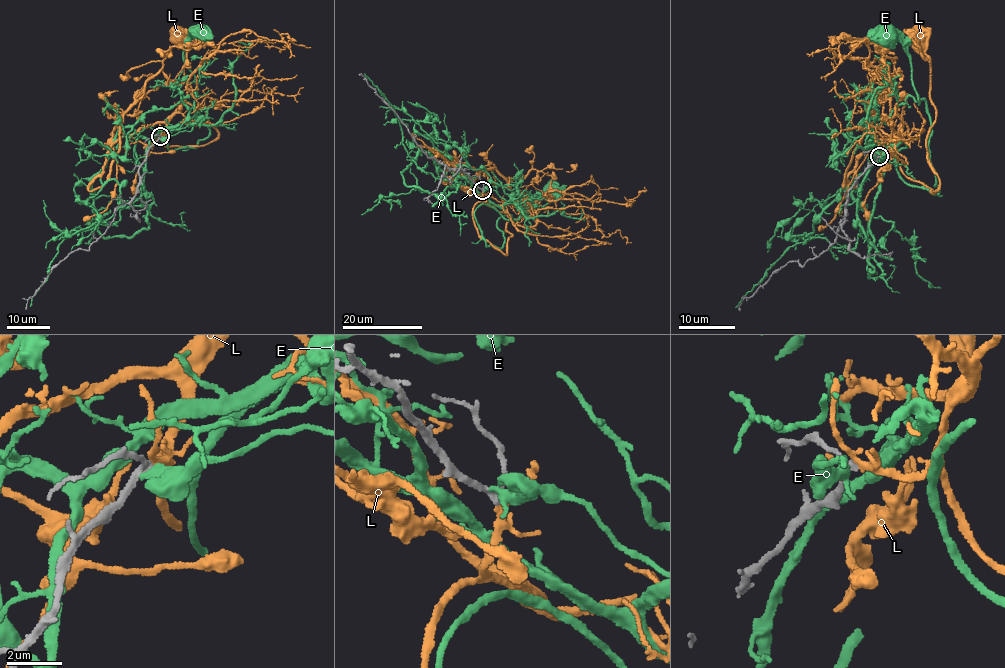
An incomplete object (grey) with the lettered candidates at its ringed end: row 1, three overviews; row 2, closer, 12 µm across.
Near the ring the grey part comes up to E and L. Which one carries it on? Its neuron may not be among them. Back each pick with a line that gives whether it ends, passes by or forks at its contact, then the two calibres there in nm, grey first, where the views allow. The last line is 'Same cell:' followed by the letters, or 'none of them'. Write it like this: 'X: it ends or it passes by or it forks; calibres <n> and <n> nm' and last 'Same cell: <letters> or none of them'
L: it forks; calibres 180 and 170 nm
Same cell: L

